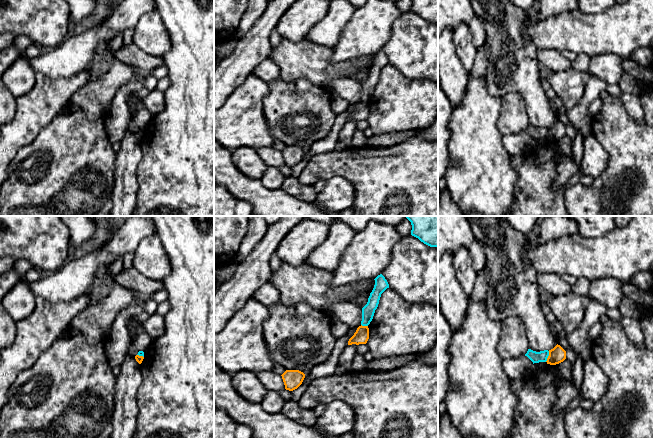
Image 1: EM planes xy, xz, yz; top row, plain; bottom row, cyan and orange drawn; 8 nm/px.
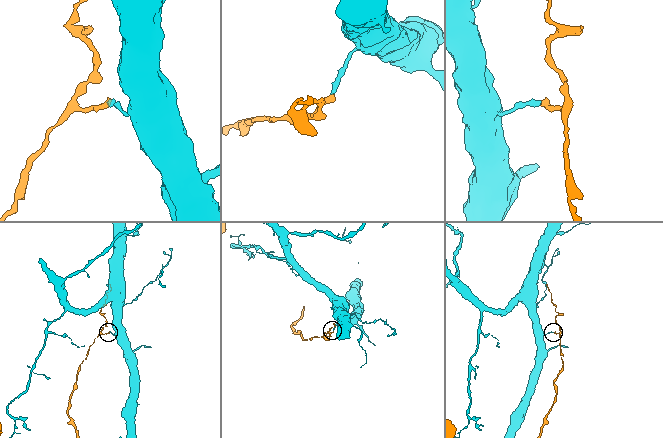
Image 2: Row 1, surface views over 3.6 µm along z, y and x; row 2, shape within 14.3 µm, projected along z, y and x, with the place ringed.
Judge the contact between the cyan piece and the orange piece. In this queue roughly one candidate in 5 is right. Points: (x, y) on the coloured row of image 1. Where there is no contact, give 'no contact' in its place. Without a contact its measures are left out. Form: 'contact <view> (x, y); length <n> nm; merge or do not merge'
contact yz (548, 355); length 90 nm; do not merge

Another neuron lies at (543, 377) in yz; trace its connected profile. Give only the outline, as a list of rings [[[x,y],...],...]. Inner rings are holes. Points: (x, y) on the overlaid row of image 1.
[[[539,362],[533,364],[533,371],[536,378],[536,387],[538,389],[543,389],[546,386],[552,384],[554,380],[554,375],[552,372],[548,371],[546,368],[547,362]]]

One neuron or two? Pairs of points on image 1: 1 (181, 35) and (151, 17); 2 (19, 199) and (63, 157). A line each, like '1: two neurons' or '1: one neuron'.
1: two neurons
2: one neuron

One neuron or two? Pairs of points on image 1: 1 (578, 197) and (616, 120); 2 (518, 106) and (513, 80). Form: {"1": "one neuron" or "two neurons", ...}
{"1": "one neuron", "2": "two neurons"}

